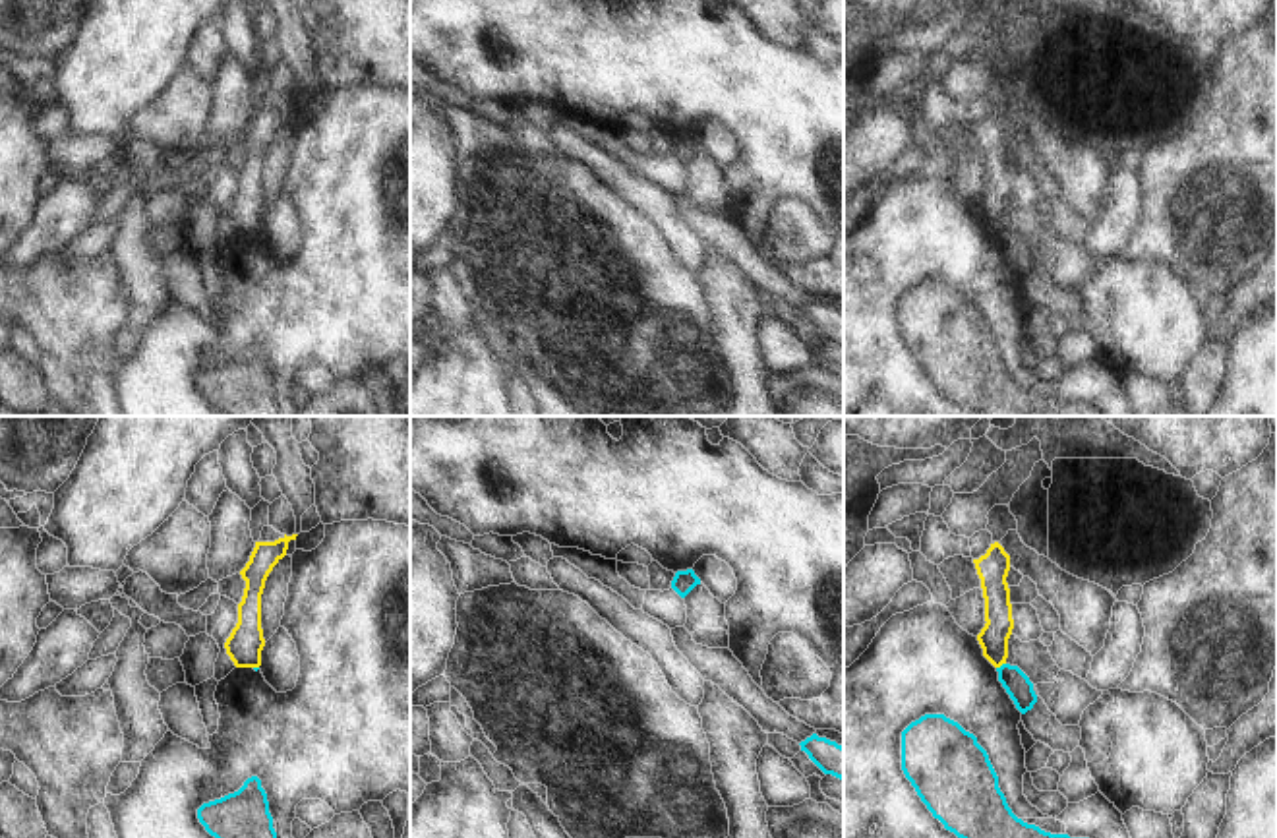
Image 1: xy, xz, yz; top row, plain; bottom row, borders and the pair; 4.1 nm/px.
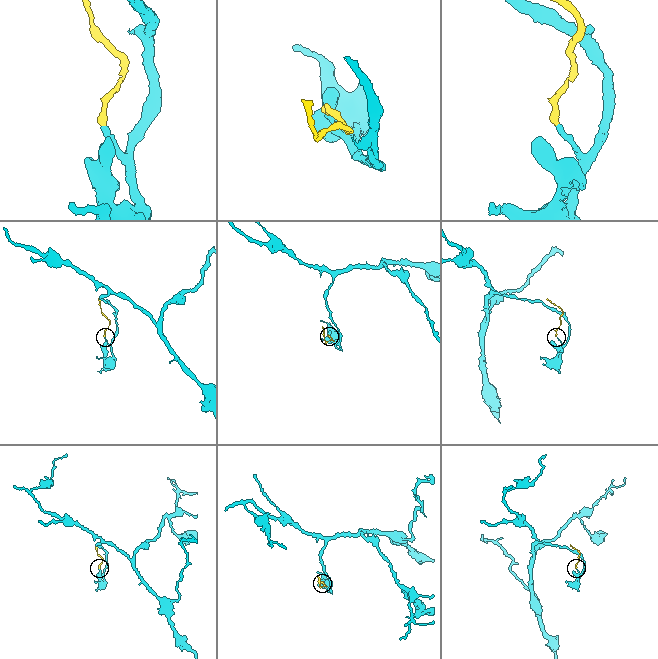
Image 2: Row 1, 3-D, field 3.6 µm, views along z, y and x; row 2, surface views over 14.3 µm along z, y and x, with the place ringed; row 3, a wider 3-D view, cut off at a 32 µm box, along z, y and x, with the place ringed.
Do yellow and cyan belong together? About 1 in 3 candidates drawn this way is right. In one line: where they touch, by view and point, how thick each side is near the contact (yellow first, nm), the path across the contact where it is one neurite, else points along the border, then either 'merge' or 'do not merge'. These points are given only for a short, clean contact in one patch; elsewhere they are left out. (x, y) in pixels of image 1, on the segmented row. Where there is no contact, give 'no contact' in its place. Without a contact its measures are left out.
meets yellow in yz at (1001, 664); 120 nm thick on the yellow side, 110 nm on the other; border along yz (1005, 662), (997, 668); do not merge

